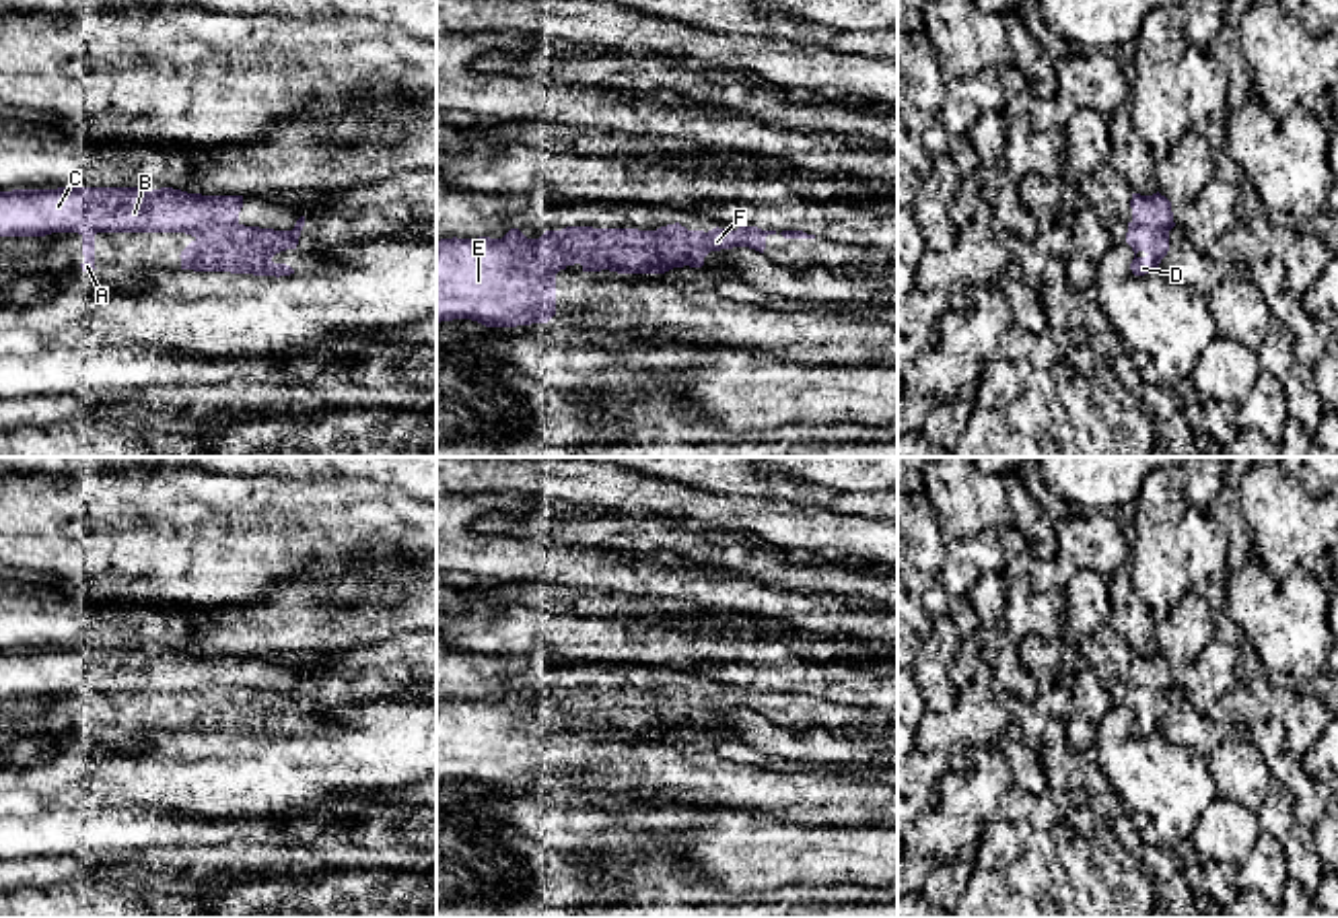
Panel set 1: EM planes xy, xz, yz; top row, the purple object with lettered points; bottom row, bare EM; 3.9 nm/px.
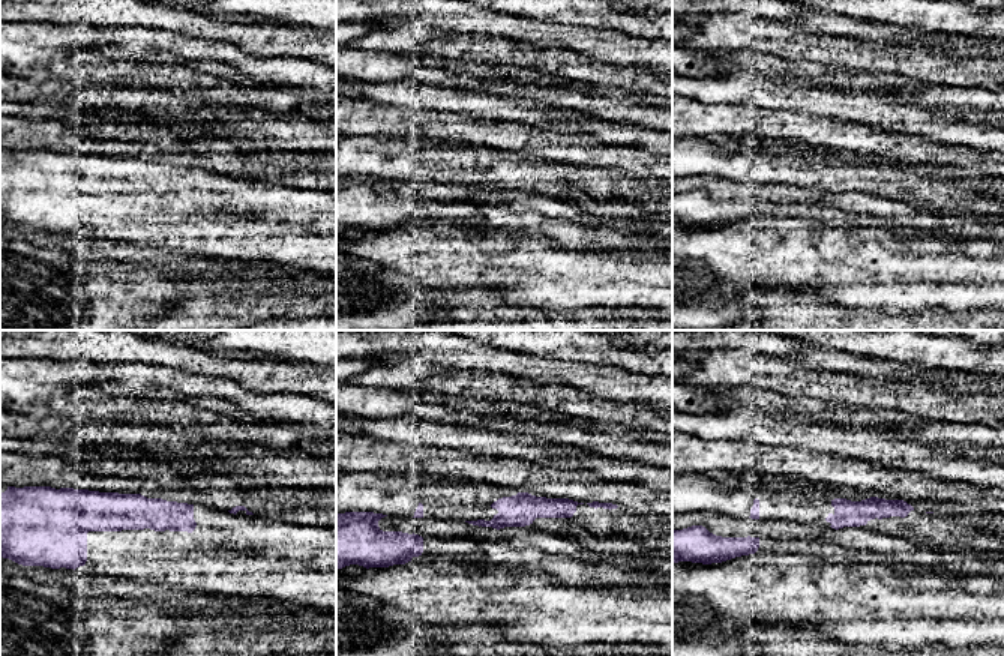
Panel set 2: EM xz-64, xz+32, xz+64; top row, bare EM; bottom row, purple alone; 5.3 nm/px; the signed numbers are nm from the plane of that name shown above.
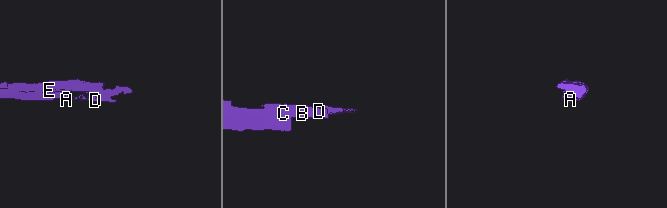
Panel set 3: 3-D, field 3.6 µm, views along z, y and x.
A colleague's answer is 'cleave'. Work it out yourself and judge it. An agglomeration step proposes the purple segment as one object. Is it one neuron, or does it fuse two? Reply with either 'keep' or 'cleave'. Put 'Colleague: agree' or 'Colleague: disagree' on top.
Colleague: agree
cleave

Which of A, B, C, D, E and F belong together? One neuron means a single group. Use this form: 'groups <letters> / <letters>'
groups A D F / B C E

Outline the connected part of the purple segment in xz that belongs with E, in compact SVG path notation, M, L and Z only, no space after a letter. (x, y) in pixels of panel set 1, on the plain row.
M566 687L527 700L510 690L502 700L436 702L436 784L471 780L486 788L548 784L556 776L556 735L580 725L583 733L665 735L673 729L702 729L704 720L675 722L663 714L655 692Z

